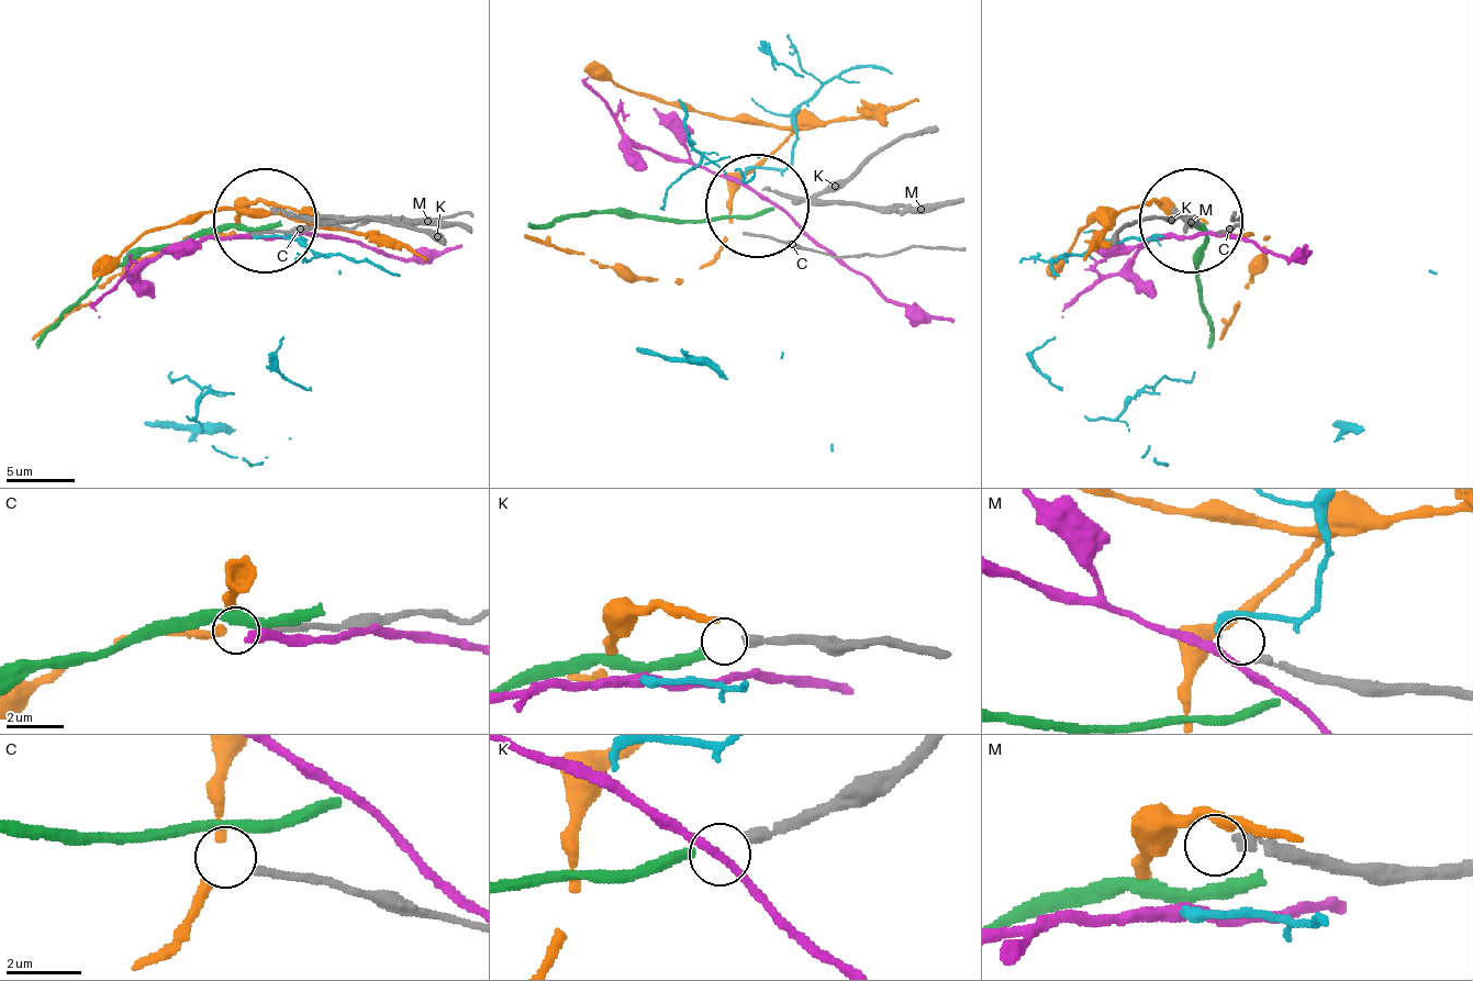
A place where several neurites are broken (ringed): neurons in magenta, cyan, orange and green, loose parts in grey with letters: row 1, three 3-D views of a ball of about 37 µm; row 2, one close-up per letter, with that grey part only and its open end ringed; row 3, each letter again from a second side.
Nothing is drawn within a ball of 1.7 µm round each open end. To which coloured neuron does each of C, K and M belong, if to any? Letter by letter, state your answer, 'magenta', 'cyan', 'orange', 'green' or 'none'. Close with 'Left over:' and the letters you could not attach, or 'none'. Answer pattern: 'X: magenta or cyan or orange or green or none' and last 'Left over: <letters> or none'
C: none
K: green
M: none
Left over: C, M

